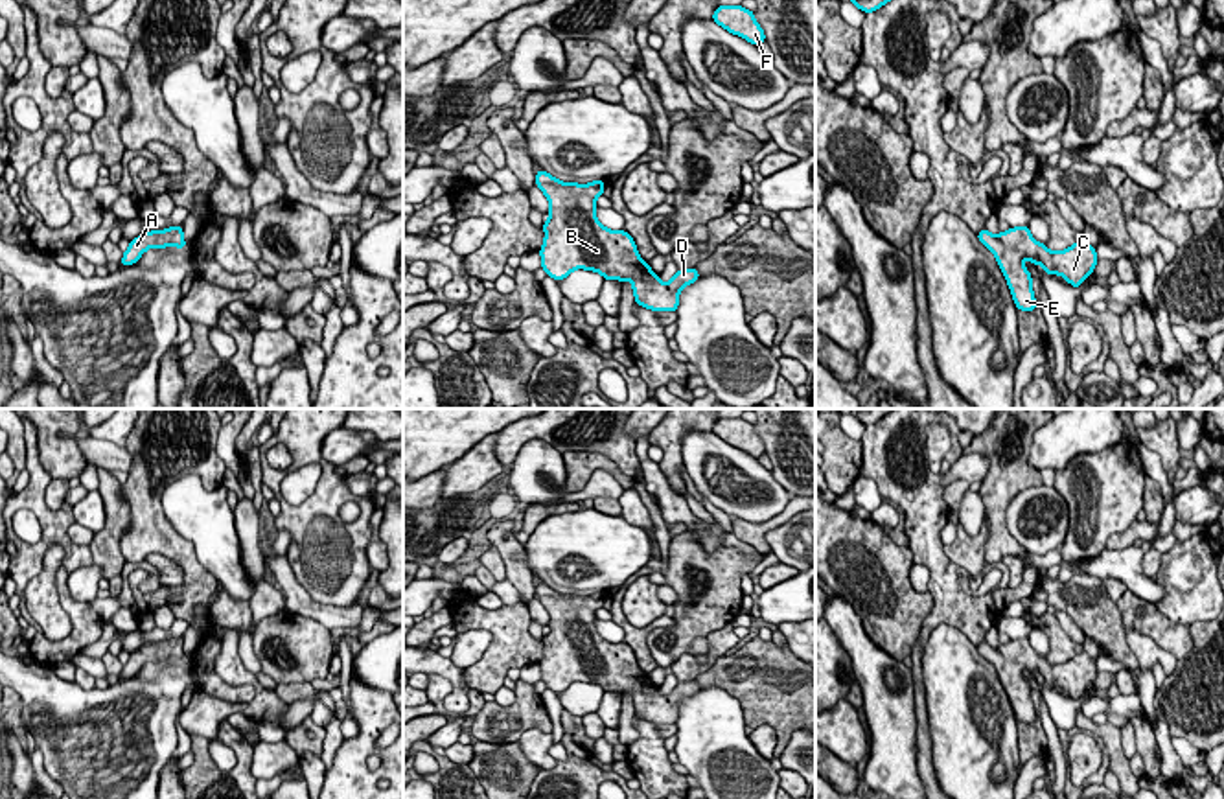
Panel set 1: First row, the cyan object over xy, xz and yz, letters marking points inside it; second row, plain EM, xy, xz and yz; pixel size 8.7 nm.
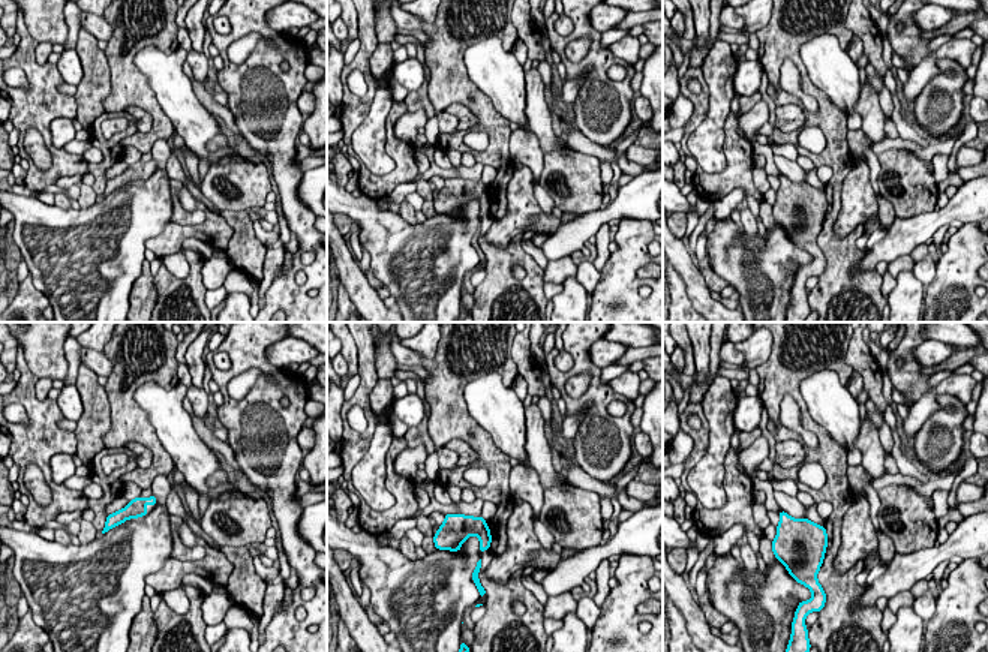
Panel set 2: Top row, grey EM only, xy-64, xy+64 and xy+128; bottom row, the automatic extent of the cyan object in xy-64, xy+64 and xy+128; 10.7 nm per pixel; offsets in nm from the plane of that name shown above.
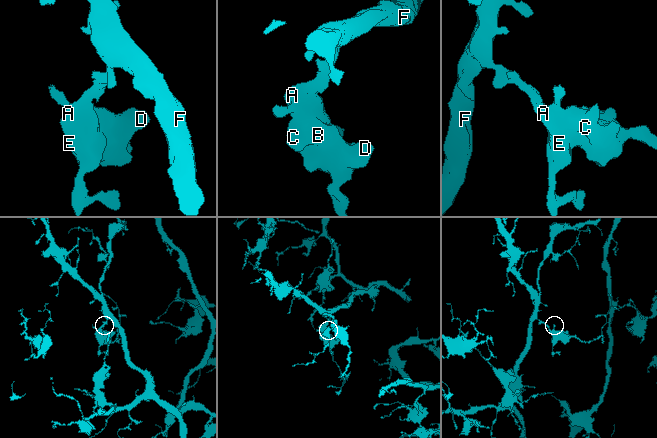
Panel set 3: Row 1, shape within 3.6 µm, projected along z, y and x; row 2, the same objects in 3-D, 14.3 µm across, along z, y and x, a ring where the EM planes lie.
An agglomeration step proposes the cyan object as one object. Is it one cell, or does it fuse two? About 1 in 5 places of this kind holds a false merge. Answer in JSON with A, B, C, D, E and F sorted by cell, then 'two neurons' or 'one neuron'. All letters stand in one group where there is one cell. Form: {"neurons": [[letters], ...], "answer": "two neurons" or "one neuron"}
{"neurons": [["A", "B", "C", "D", "E", "F"]], "answer": "one neuron"}

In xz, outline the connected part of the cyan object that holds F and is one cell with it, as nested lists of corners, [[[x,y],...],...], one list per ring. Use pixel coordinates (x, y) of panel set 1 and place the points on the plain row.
[[[720,418],[712,425],[712,433],[755,458],[766,453],[764,442],[755,433],[755,425],[742,418]]]

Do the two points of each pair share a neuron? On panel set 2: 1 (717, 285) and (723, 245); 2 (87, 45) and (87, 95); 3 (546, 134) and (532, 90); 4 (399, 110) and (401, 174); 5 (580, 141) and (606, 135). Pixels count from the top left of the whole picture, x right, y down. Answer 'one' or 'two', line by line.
1: two
2: one
3: one
4: one
5: two

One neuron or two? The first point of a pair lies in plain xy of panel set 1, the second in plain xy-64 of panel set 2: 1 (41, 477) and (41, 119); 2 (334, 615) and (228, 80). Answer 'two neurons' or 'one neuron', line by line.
1: one neuron
2: two neurons

